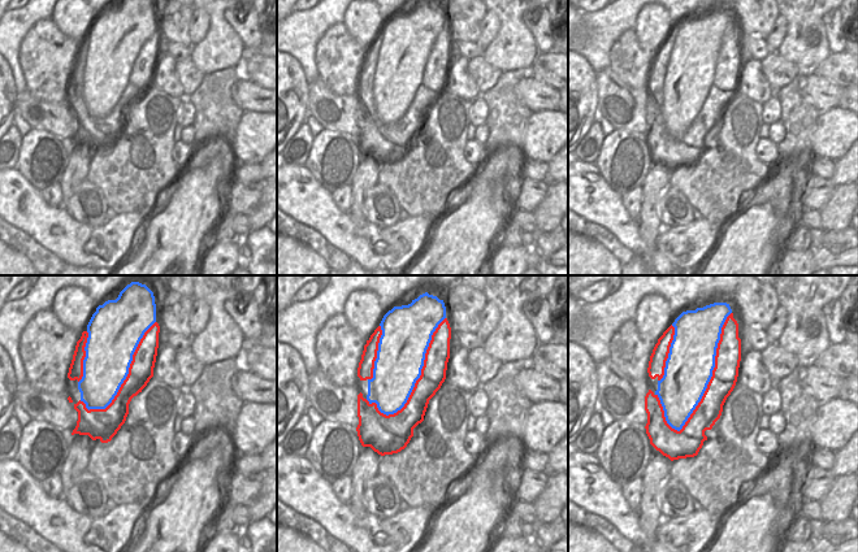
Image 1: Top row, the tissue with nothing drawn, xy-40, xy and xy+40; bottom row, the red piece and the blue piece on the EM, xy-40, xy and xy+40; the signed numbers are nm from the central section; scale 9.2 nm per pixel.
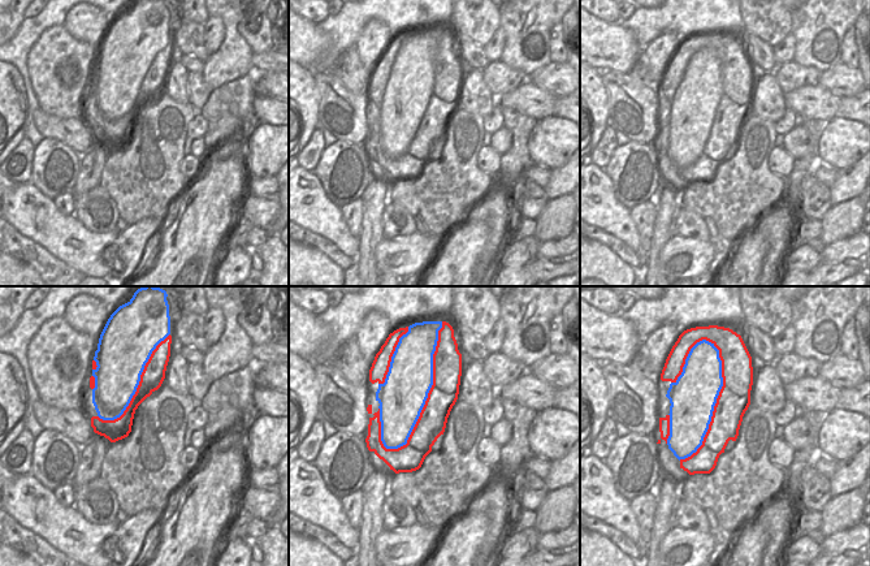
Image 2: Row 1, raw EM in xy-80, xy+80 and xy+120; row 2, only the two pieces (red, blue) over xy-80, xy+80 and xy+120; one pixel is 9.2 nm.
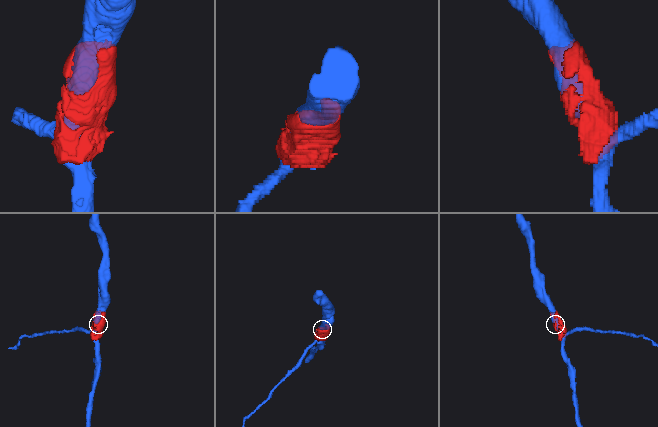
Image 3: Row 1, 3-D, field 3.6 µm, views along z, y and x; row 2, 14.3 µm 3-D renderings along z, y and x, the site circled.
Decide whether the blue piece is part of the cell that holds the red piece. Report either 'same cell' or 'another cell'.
same cell

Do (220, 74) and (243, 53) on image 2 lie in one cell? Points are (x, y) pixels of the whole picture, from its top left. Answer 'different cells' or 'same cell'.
same cell

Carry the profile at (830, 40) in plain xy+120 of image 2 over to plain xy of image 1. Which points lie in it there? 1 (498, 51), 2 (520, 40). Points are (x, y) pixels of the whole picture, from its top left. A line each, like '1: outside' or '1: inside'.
1: inside
2: inside

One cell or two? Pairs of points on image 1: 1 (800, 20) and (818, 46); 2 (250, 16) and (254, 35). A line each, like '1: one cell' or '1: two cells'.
1: one cell
2: one cell

